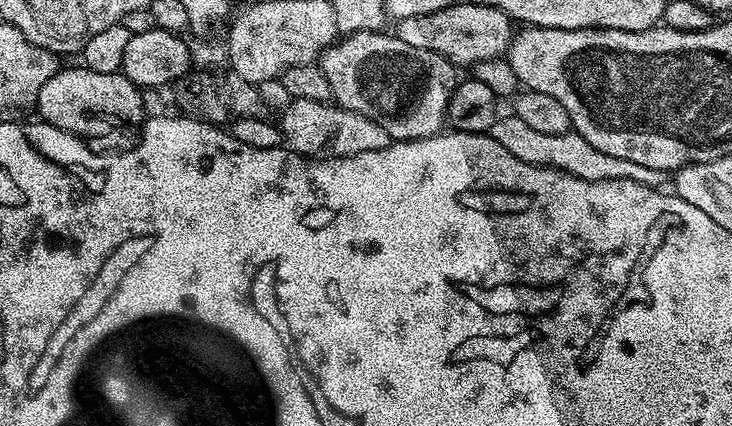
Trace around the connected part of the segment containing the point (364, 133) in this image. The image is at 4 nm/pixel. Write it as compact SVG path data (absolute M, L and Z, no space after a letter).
M302 98L293 100L279 113L278 127L282 140L300 156L309 158L327 158L330 156L353 156L366 154L366 150L382 150L393 143L390 134L378 126L378 122L370 122L362 114L354 114L327 100L311 100Z

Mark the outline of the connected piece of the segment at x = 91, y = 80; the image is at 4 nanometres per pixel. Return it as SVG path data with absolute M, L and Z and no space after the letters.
M64 66L38 90L35 115L43 123L71 132L73 136L89 138L96 132L96 116L104 116L108 124L139 125L146 116L144 96L145 93L121 71L98 73L85 66Z

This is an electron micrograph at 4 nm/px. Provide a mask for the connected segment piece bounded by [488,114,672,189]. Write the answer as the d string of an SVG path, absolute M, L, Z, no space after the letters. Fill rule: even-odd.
M514 114L499 117L488 133L492 140L498 142L504 149L509 150L516 158L540 167L556 168L572 176L580 177L586 181L612 181L630 180L651 188L667 187L672 180L671 173L664 170L653 170L648 166L641 166L638 162L627 161L624 158L611 157L604 154L582 138L574 130L569 130L565 135L541 134Z

